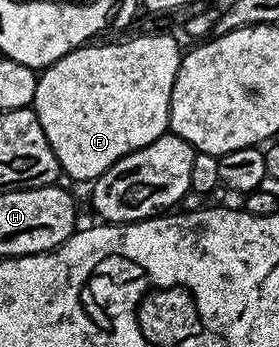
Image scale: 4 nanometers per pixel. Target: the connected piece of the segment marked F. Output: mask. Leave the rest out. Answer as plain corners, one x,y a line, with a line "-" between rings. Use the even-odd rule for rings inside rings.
136,36
133,38
133,40
124,40
121,42
121,44
96,44
100,42
92,42
89,43
87,46
81,46
78,48
75,48
73,52
70,54
66,54
59,60
58,62
54,62
49,66
49,68
43,69
39,73
38,79
36,81
36,89
34,90
34,98
31,102
31,109
33,112
36,113
36,117
38,118
38,122
42,126
42,130
46,134
46,138
50,142
50,146
54,150
54,154
58,158
58,162
60,163
60,170
61,173
65,177
67,176
73,176
76,180
85,180
85,182
91,182
94,180
97,180
98,177
103,174
103,172
106,171
110,166
114,166
114,162
118,162
120,159
122,159
123,156
126,154
130,154
131,152
136,152
139,150
139,148
144,148
149,144
150,142
154,142
158,139
158,137
165,135
169,131
168,127
168,111
170,110
170,98
172,97
172,91
174,90
174,78
178,74
178,70
180,69
180,57
182,55
182,48
179,48
178,45
176,45
176,40
172,36

